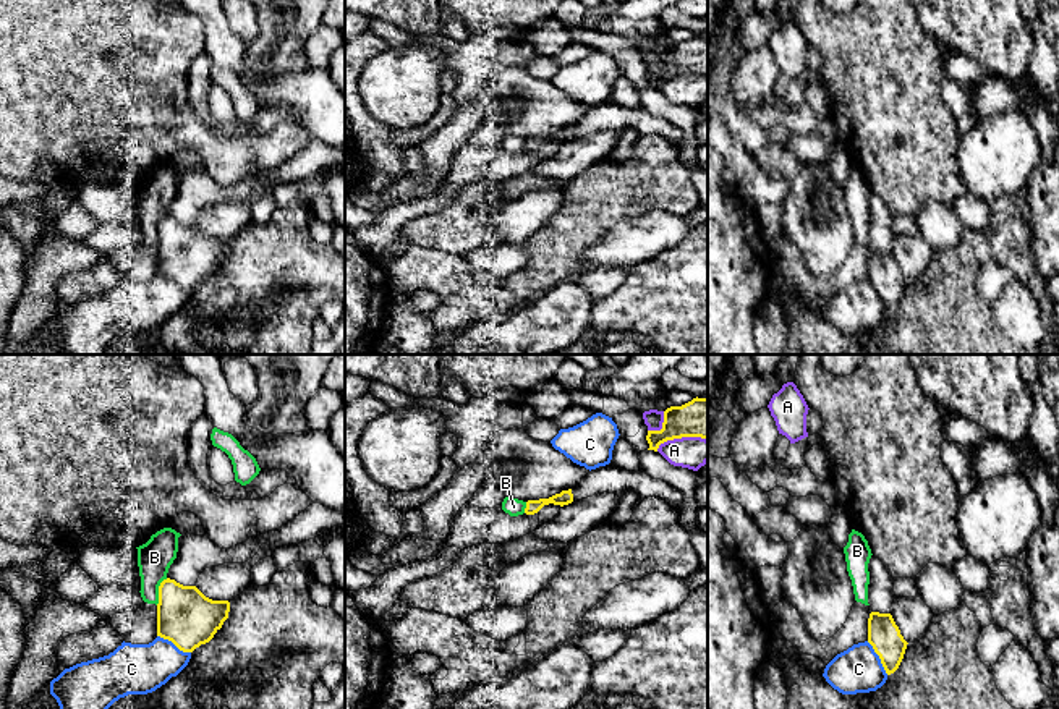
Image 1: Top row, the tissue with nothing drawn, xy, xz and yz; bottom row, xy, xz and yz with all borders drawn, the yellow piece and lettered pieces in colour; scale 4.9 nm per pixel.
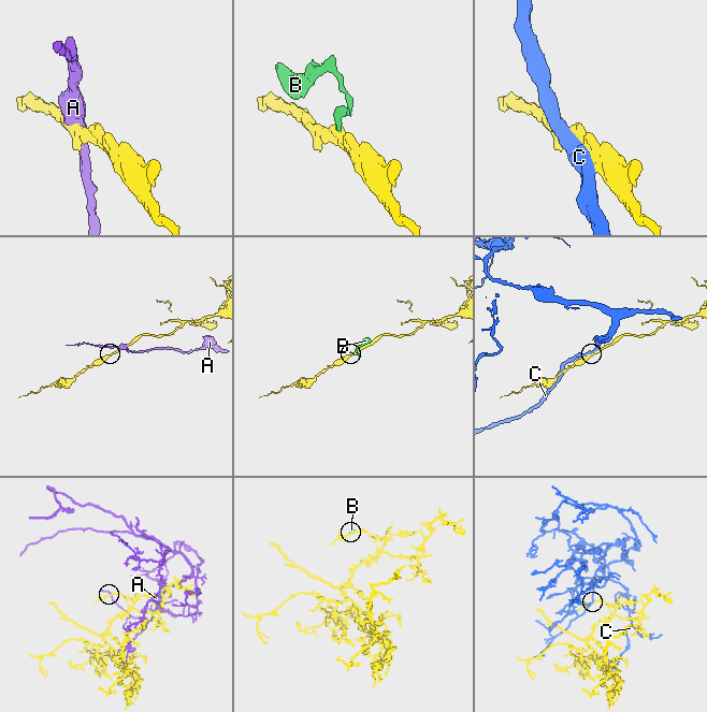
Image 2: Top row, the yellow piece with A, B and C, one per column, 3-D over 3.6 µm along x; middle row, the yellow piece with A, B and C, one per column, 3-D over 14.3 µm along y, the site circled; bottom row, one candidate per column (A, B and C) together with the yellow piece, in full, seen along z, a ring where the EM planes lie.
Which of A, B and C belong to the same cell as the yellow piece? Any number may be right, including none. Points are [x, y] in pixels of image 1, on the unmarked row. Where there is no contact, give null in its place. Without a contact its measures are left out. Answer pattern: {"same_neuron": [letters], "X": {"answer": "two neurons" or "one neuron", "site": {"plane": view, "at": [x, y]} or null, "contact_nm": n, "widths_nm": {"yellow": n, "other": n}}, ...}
{"same_neuron": [], "A": {"answer": "two neurons", "site": {"plane": "xz", "at": [680, 75]}, "contact_nm": 260, "widths_nm": {"yellow": 200, "other": 160}}, "B": {"answer": "two neurons", "site": {"plane": "xy", "at": [159, 229]}, "contact_nm": 150, "widths_nm": {"yellow": 280, "other": 170}}, "C": {"answer": "two neurons", "site": {"plane": "xy", "at": [174, 280]}, "contact_nm": 190, "widths_nm": {"yellow": 280, "other": 260}}}

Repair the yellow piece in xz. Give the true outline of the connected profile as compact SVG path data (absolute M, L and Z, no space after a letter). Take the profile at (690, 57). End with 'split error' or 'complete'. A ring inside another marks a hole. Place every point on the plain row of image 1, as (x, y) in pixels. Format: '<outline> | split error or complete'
M693 36L682 44L664 49L661 68L648 68L648 87L657 89L659 83L682 74L701 74L708 78L708 36Z | complete

